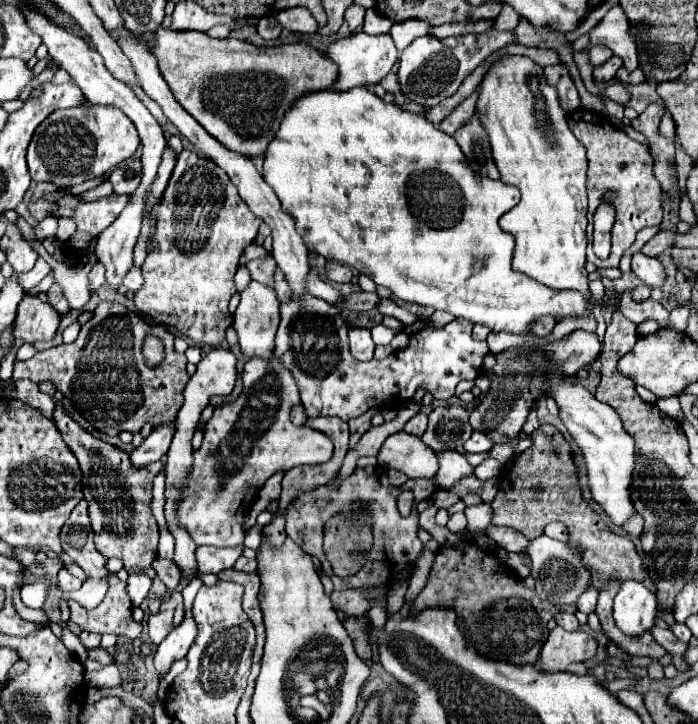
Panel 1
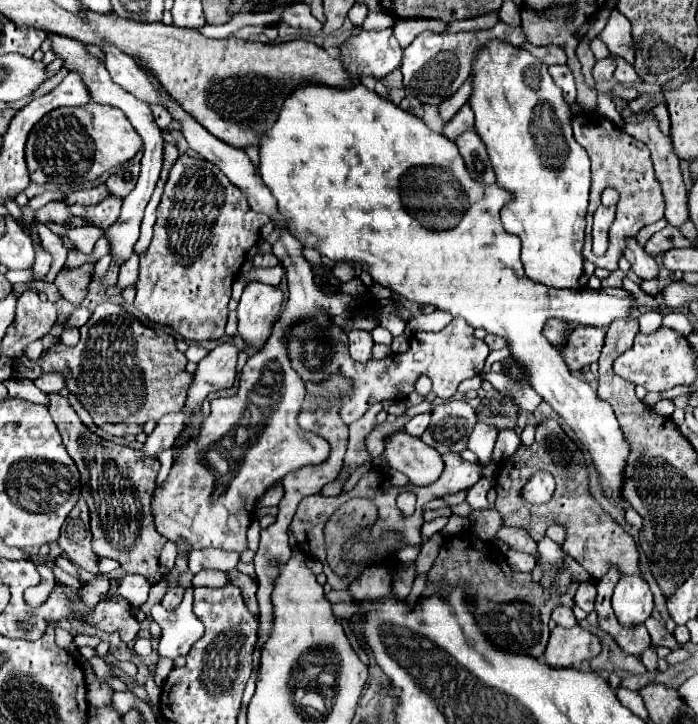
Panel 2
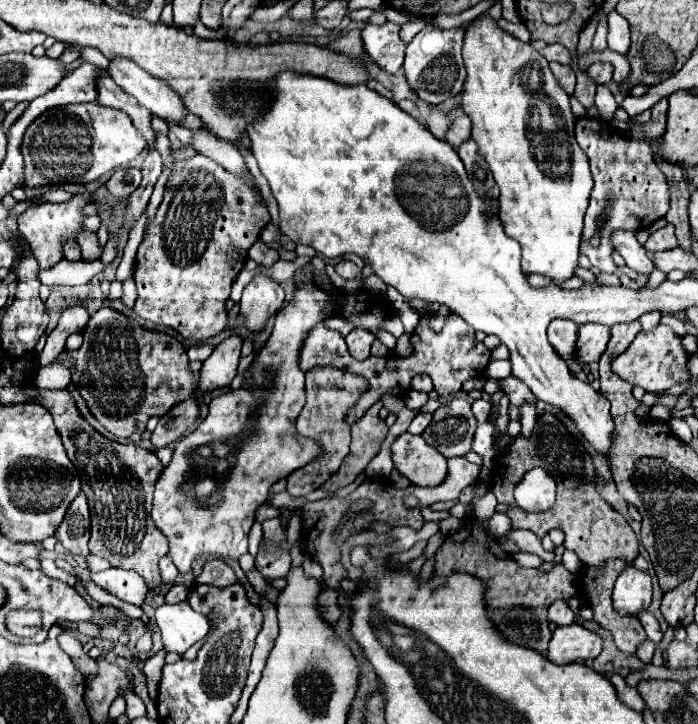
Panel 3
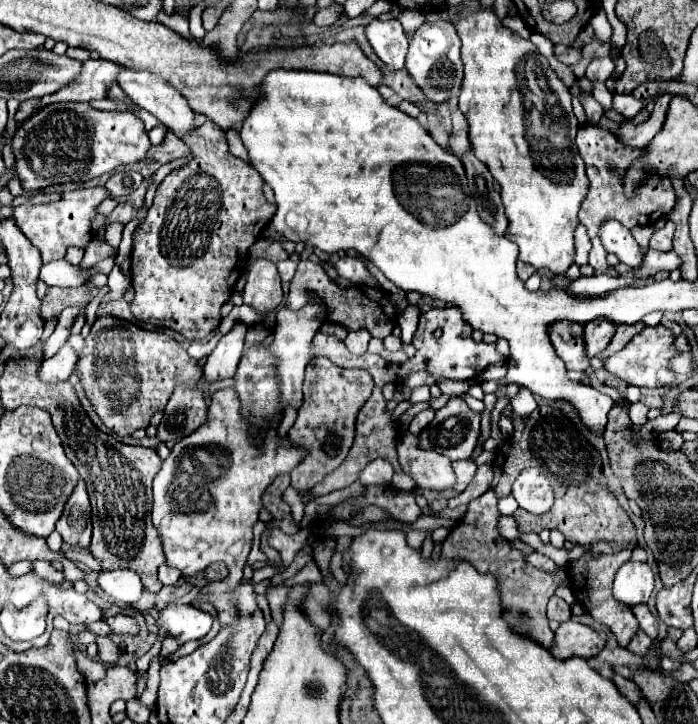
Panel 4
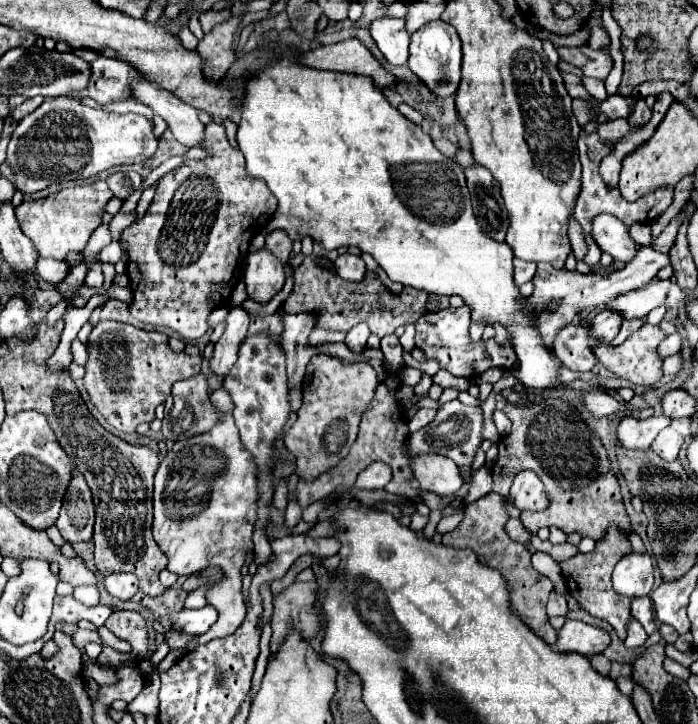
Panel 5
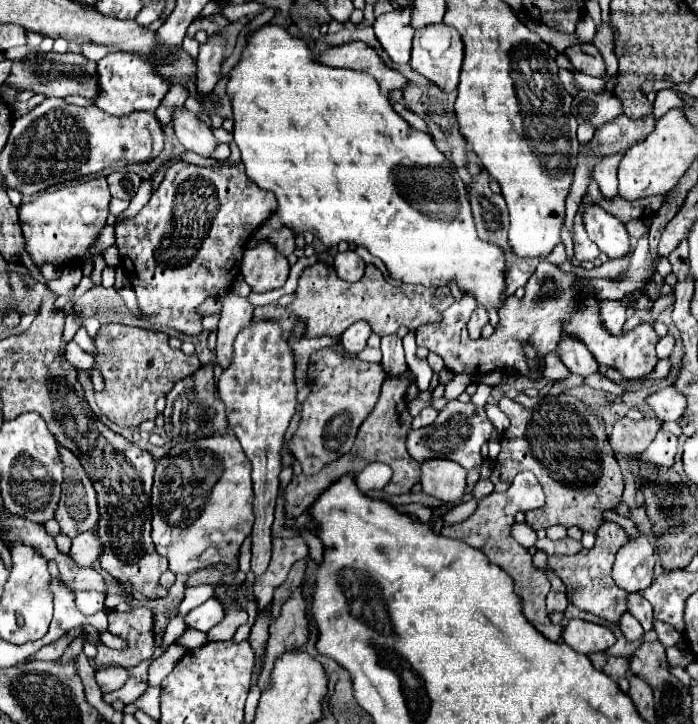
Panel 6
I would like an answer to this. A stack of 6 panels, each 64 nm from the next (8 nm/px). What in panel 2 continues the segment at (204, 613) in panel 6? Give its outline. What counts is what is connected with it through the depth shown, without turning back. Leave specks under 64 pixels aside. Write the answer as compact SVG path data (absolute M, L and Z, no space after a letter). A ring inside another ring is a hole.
M186 592L182 604L176 608L176 612L164 610L160 604L152 606L152 618L164 626L158 654L160 658L176 658L186 656L192 644L204 634L204 626L192 612L192 594Z

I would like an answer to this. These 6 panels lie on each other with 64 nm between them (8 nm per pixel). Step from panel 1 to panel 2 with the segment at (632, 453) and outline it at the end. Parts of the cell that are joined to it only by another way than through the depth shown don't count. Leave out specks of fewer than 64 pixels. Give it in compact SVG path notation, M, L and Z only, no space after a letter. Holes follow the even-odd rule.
M308 84L308 88L298 88L292 96L288 96L288 100L284 102L284 108L280 110L280 120L276 120L276 124L268 130L268 136L264 136L262 144L260 144L260 176L264 180L264 184L272 190L272 194L278 200L278 208L280 214L284 214L290 220L290 232L294 236L298 236L298 240L306 246L306 248L314 248L318 250L322 256L336 260L336 262L360 262L370 276L374 278L376 284L390 288L392 292L396 292L398 296L418 302L418 304L430 304L436 306L440 310L450 312L452 316L460 316L464 318L472 328L484 328L490 334L498 334L502 338L506 338L510 342L510 352L514 356L514 360L518 360L518 364L526 370L532 388L558 412L558 416L564 418L564 422L568 424L568 428L574 430L574 434L578 436L578 440L588 448L588 452L592 454L592 464L598 470L598 480L600 480L600 488L602 494L620 510L628 510L628 502L622 498L622 484L624 484L624 468L626 468L626 460L628 460L628 440L624 438L624 432L620 430L620 424L612 412L612 406L604 400L600 400L596 396L596 392L590 388L588 382L572 376L568 372L568 368L564 368L562 356L560 352L556 352L556 348L552 344L548 344L548 340L544 340L542 334L542 324L548 318L560 318L560 320L574 320L580 322L584 326L608 326L612 320L616 318L628 318L630 316L630 306L632 306L632 298L626 290L618 290L618 288L602 288L602 290L556 290L556 288L548 288L540 282L530 280L524 274L524 268L520 264L520 240L512 234L508 234L502 224L500 224L500 210L504 208L504 204L508 204L512 200L512 194L504 188L500 188L498 184L480 184L474 182L472 176L468 174L464 160L458 152L458 146L448 140L446 136L430 130L422 118L402 110L400 106L394 106L388 98L378 96L376 92L368 90L364 84L356 84L350 88L320 88L314 84Z

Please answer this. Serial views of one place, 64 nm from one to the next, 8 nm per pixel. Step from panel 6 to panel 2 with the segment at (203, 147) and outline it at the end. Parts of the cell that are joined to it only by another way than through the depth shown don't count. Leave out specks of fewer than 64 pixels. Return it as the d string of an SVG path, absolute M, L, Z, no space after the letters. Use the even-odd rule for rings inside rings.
M104 42L102 48L106 68L116 84L126 88L130 94L134 94L138 100L148 102L148 104L162 104L160 94L152 88L148 76L138 68L138 64L132 60L132 56L124 54L116 46Z

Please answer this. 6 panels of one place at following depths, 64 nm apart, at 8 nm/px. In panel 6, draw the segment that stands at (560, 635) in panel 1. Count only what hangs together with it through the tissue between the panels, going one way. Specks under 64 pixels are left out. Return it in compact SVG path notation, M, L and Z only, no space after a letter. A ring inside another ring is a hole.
M570 620L562 632L562 642L574 648L576 652L592 654L608 650L616 642L616 638L606 626L584 620Z

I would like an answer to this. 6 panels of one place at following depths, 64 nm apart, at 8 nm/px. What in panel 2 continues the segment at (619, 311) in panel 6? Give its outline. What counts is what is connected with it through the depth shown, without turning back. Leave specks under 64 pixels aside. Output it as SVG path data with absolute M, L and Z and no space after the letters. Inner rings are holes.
M578 326L568 334L564 346L560 348L560 354L570 372L578 372L600 358L602 346L604 346L604 328Z

